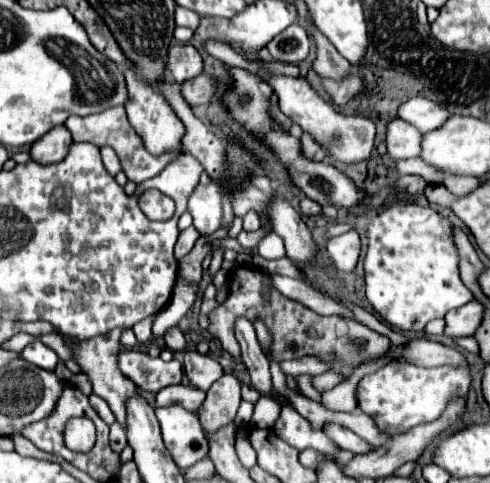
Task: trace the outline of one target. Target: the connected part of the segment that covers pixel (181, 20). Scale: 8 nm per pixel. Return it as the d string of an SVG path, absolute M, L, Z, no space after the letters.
M179 5L176 6L174 19L176 26L187 27L189 29L193 29L193 31L195 31L195 29L199 26L198 14Z

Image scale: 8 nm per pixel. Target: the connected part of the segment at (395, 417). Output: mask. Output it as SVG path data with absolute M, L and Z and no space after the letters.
M389 361L371 375L365 375L357 389L359 409L369 413L385 433L403 433L421 423L431 423L451 403L451 399L467 399L471 389L471 369L467 365L417 367L407 361Z

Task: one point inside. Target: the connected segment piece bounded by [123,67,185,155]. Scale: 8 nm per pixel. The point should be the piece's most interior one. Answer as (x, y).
(150, 114)

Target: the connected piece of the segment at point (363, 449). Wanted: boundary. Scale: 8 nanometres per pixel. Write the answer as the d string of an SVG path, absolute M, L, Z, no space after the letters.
M325 423L325 435L331 441L335 441L341 449L347 449L355 455L365 455L365 453L373 451L373 447L365 439L361 439L359 435L355 435L353 431L349 431L337 423Z

